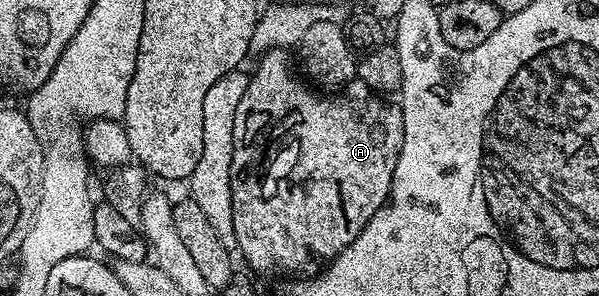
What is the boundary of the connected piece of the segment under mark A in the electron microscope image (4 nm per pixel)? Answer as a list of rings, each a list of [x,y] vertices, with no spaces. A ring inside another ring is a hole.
[[[286,49],[269,50],[257,60],[258,68],[249,72],[250,80],[244,98],[236,108],[236,117],[232,125],[232,229],[234,230],[233,242],[238,243],[246,263],[254,271],[262,275],[270,275],[274,270],[287,271],[290,277],[302,277],[307,273],[314,273],[344,249],[352,245],[360,237],[360,233],[372,221],[372,217],[381,209],[386,200],[390,198],[392,181],[396,173],[396,161],[400,161],[400,149],[404,145],[404,117],[401,106],[397,102],[389,103],[389,98],[373,91],[368,85],[354,81],[349,84],[350,103],[337,103],[326,95],[317,95],[309,91],[298,80],[296,72],[290,68],[291,52]]]

